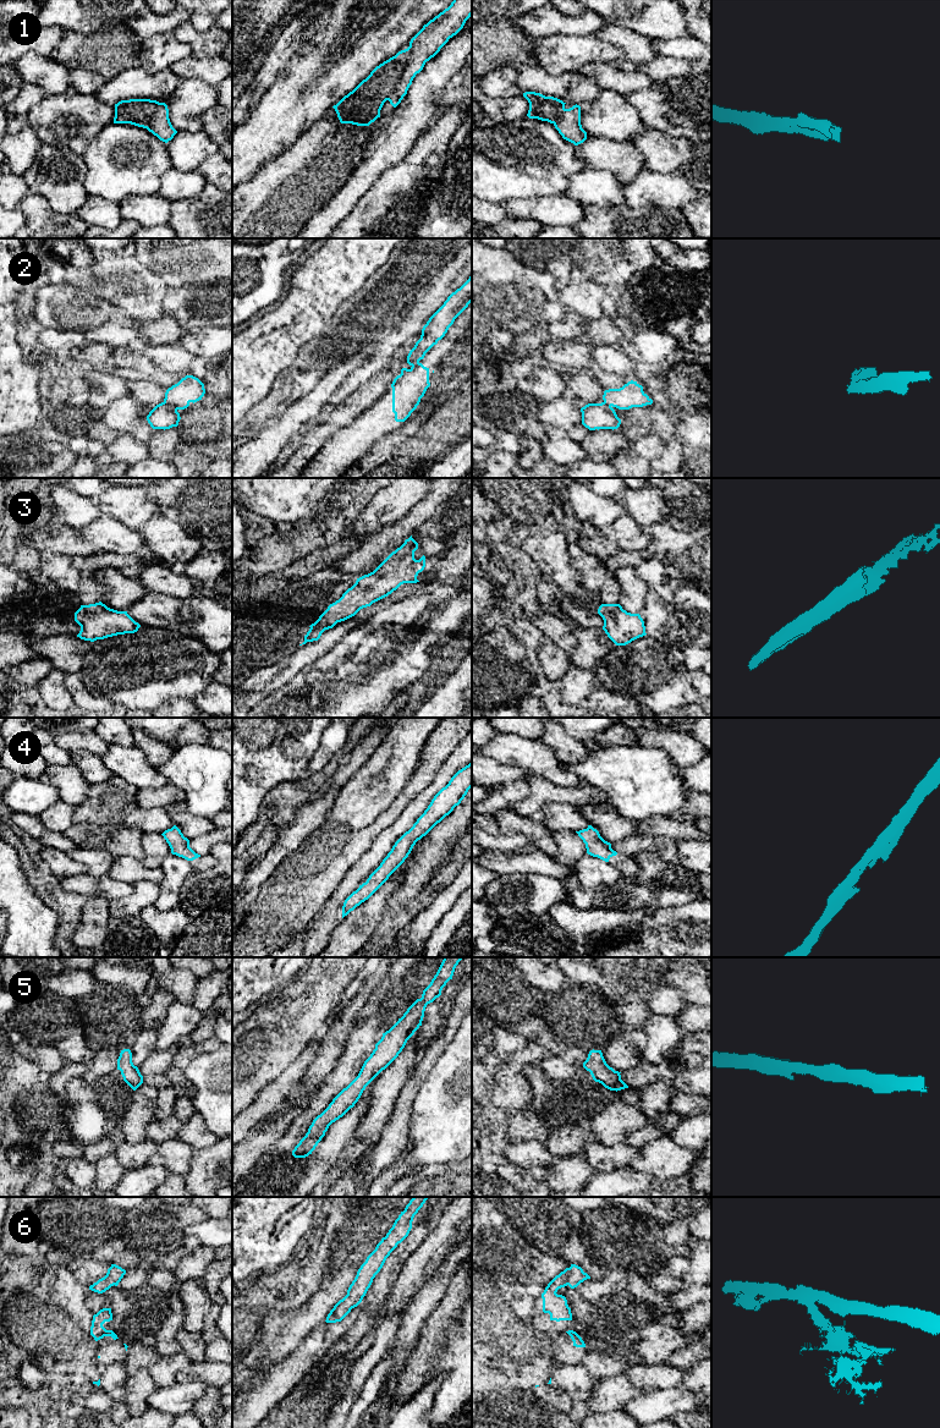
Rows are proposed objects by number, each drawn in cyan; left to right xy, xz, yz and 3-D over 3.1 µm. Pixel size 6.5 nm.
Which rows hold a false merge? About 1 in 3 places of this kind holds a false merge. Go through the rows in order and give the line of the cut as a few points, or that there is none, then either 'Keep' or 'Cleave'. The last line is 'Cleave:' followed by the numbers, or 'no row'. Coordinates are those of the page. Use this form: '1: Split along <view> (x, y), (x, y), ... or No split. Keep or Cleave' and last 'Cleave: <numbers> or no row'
1: No split. Keep
2: Split along xy (164, 401), (176, 410). Cleave
3: No split. Keep
4: No split. Keep
5: No split. Keep
6: No split. Keep
Cleave: 2

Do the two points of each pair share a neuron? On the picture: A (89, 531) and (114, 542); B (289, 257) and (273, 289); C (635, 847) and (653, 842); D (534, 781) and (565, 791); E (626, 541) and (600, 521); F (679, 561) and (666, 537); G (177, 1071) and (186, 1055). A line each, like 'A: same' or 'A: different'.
A: same
B: same
C: same
D: same
E: different
F: same
G: same

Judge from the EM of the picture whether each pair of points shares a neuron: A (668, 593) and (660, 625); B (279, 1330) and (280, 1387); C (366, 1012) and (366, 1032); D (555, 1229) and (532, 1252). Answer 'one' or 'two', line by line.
A: two
B: two
C: two
D: two

